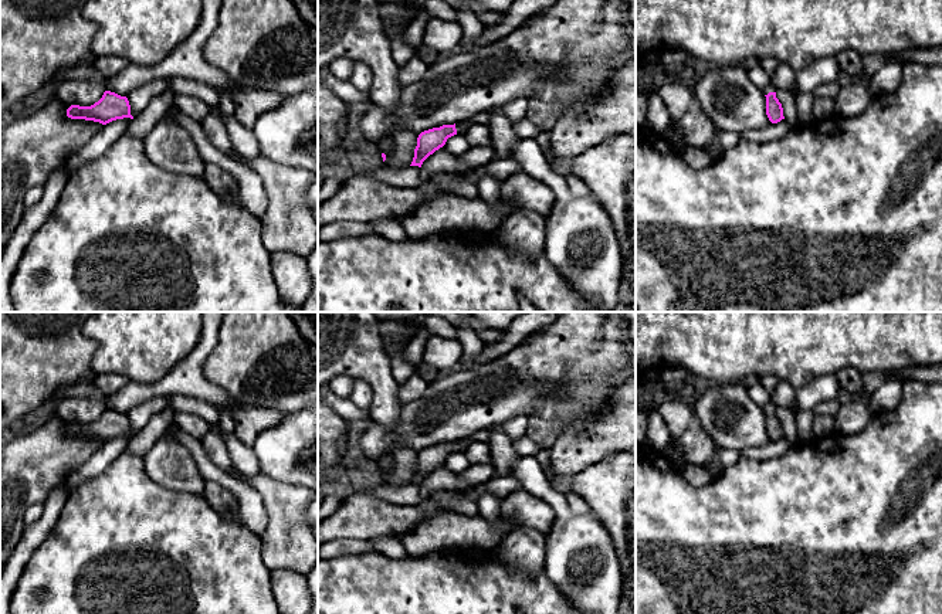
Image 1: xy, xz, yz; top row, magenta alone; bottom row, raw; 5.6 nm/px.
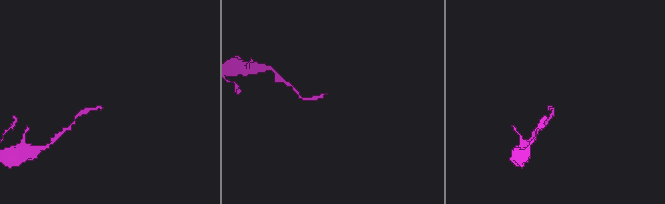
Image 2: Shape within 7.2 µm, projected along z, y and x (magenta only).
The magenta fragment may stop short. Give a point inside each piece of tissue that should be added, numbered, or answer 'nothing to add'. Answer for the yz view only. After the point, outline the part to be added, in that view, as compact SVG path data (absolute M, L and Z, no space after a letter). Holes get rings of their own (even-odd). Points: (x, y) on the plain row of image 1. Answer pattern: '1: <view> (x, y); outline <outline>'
nothing to add

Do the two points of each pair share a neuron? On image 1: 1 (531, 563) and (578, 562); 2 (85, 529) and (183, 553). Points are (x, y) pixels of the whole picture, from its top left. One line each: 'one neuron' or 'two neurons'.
1: two neurons
2: one neuron

